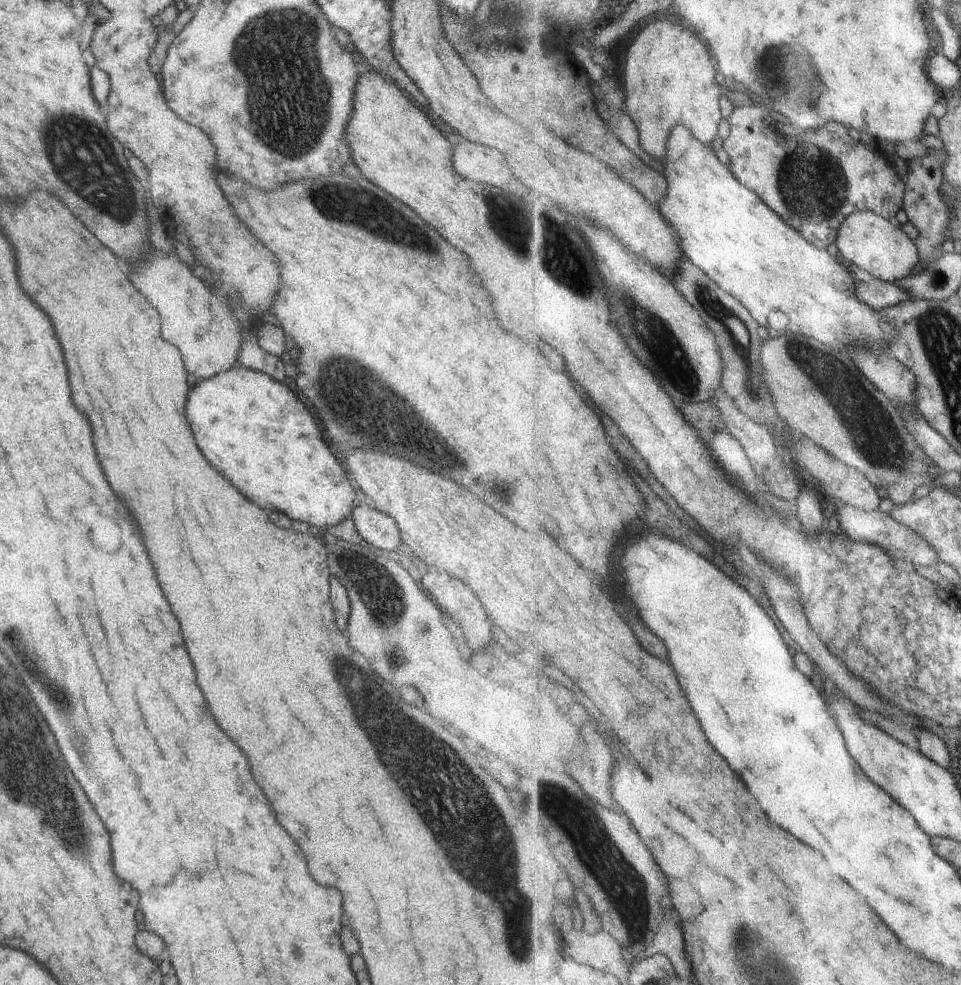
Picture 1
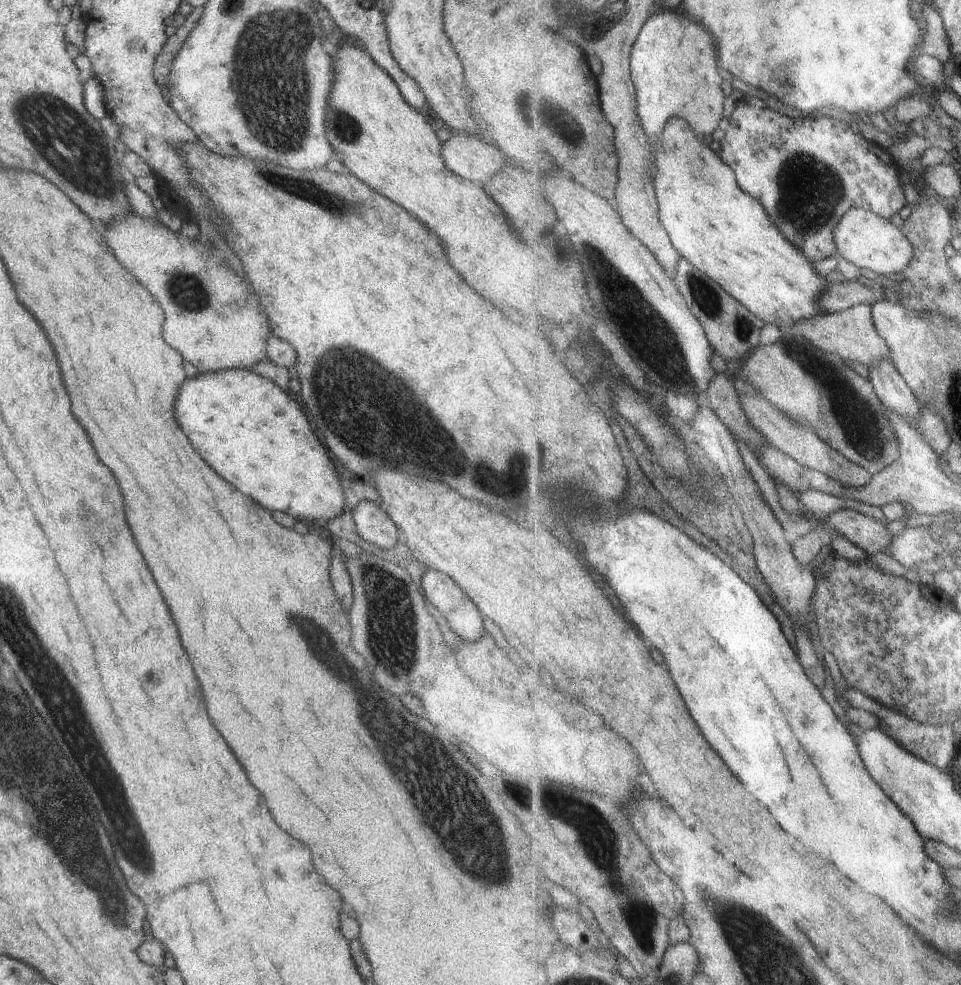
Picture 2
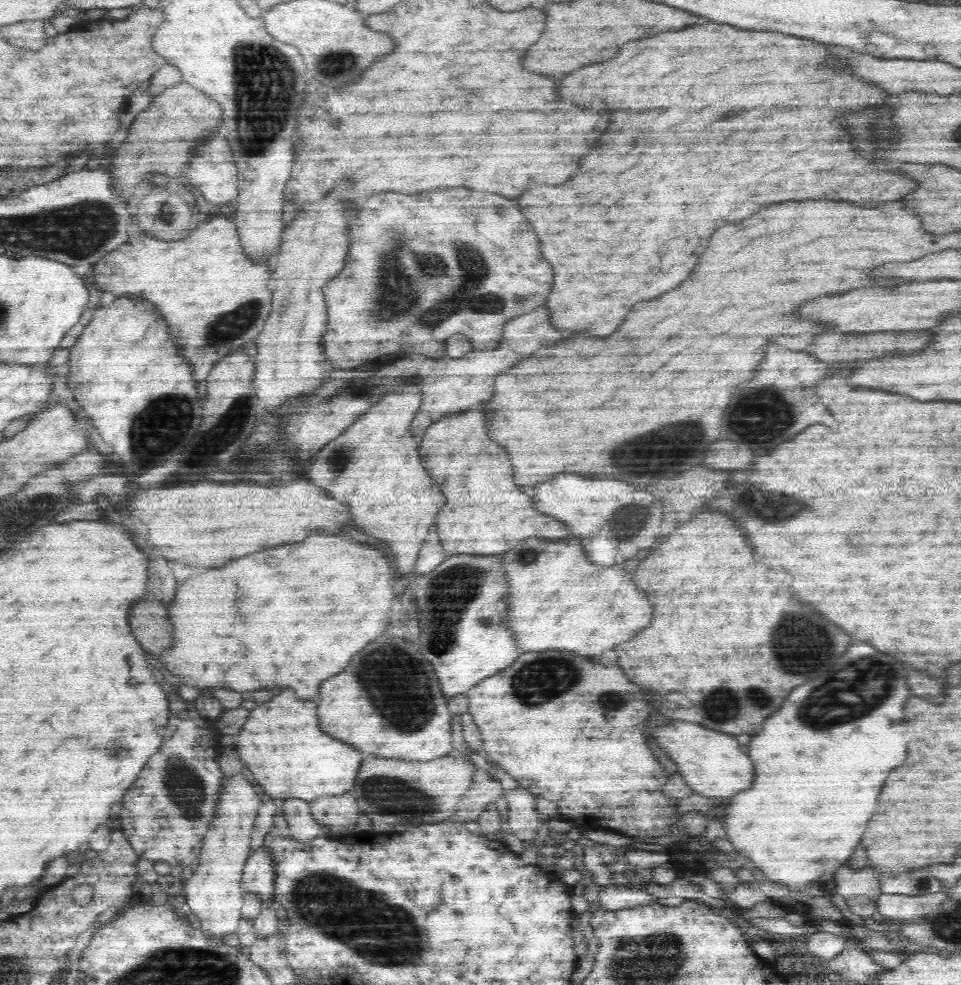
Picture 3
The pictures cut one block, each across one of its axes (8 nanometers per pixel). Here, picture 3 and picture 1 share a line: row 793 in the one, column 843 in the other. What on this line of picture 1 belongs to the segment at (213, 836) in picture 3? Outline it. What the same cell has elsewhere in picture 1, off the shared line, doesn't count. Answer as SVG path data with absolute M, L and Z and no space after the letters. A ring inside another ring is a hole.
M854 212L843 222L841 230L837 246L842 259L849 265L856 264L874 277L893 283L908 278L920 269L922 258L916 241L902 230L899 223L877 212Z

